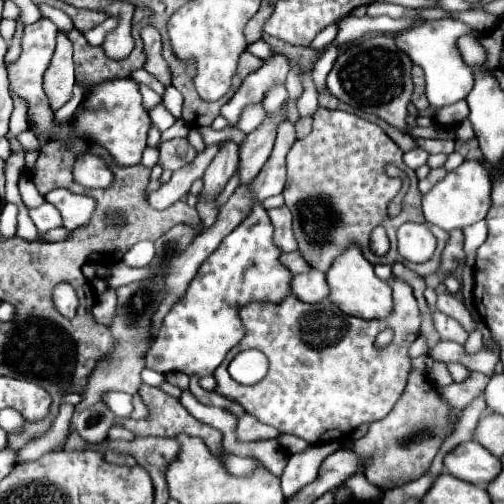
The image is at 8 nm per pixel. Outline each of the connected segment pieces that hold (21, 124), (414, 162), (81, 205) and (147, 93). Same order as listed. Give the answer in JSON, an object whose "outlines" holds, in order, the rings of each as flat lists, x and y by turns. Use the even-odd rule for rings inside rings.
{"outlines":[[[11,93,13,101,15,101,15,109,13,109,13,115,11,115,11,125,9,125,9,131,13,135,19,135,21,131,25,131,29,127,29,121,27,121,27,101,15,93]],[[415,147,415,149,407,151,403,159,405,159,405,163,407,163,411,169,419,169,421,165,425,165,425,163,427,163,427,157,429,157,429,153,427,153,425,149]],[[53,189,51,193,45,195,45,199,59,209,63,227,69,231,85,225,85,221,89,221,91,213,95,209,93,197,77,195,77,193,65,191,65,189]],[[141,85,141,95,143,95,143,107,145,107,147,111,151,111,153,107,157,107,157,105,161,103,161,95,157,95,155,91,151,91,151,89,145,87,145,85]]]}

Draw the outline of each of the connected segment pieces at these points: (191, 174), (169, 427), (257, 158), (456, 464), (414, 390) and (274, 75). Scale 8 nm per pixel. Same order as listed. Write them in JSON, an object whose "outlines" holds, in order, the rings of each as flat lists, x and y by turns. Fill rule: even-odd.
{"outlines":[[[221,141,221,143,215,143,215,145,211,145,211,147,207,147,203,153,199,153,199,155,193,159,191,165,185,165,183,169,175,171,169,183,161,185,157,191,153,191,153,193,149,195,149,205,151,205,153,209,167,209,169,205,177,203,183,195,187,195,191,183,193,183,195,179,201,179,201,177,203,177,205,169,209,167,209,163,213,161,213,157,219,153,221,145,223,145,223,141]],[[143,385,141,391,139,391,143,403,147,405,149,409,149,417,145,419,139,419,139,421,133,421,133,419,121,419,123,421,123,427,131,429,131,433,135,433,137,437,147,437,147,435,157,435,157,437,175,437,177,433,189,433,191,437,201,437,205,441,205,445,211,447,211,453,217,455,221,461,223,461,223,447,221,447,221,433,201,421,197,421,195,417,189,415,189,411,179,403,179,399,159,391,157,387,149,387,149,385]],[[285,105,277,115,267,115,267,119,261,123,261,127,253,133,249,133,241,143,239,143,239,181,240,184,248,184,257,173,263,169,265,161,269,159,275,143,275,129,281,121,287,119,285,115]],[[465,441,445,457,445,467,451,475,475,483,487,485,501,471,501,459,491,455,477,441]],[[415,369,409,371,407,387,391,413,369,425,365,437,353,441,353,449,365,461,365,471,368,481,380,489,387,488,388,482,404,485,409,481,419,479,431,465,445,437,453,431,453,425,447,425,449,407,441,399,436,386,425,373]],[[275,53,271,59,265,61,265,65,261,69,257,69,249,77,245,77,239,91,221,107,221,115,227,119,229,127,235,127,239,123,241,111,247,105,261,103,271,87,283,85,287,71,289,71,287,57,283,53]]]}

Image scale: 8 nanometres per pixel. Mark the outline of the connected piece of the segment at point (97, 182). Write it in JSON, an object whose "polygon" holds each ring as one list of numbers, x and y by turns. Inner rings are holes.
{"polygon":[[83,151,83,153,75,155,73,179,83,187,105,189,113,183,113,173,101,155]]}

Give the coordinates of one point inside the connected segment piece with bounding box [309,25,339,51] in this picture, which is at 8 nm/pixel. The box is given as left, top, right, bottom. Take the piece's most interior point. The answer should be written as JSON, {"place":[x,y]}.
{"place":[328,34]}

